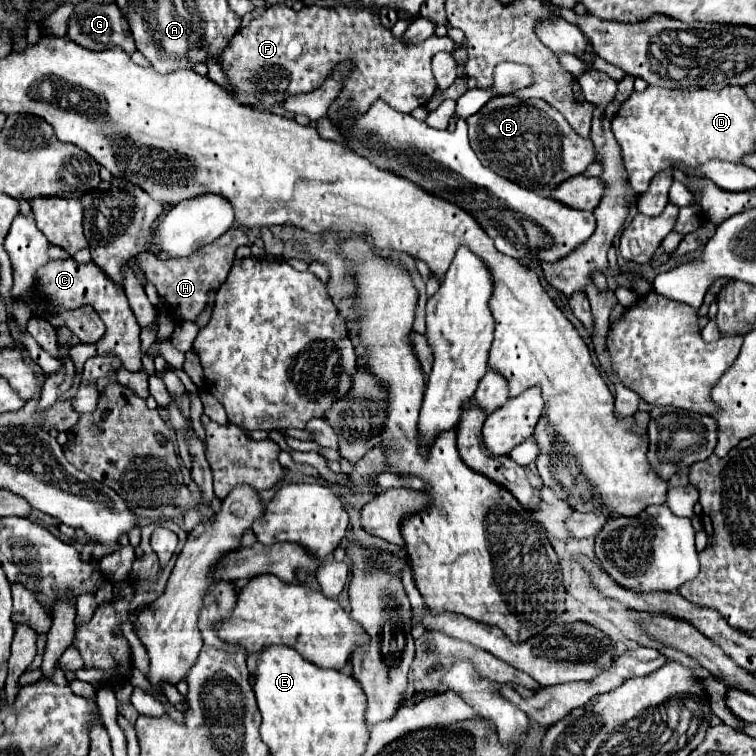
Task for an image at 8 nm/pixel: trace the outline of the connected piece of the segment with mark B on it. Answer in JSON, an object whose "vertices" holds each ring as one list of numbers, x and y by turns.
{"vertices":[[500,96,484,104,466,124,470,146,480,162,516,184,528,182,528,186,556,188,564,180,582,174,596,160,594,144,588,138,580,138,568,120,544,100]]}

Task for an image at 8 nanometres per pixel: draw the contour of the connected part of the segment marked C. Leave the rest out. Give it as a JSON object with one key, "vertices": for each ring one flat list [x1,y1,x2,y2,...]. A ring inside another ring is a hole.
{"vertices":[[68,258,68,260,50,260,48,266,42,266,40,274,36,274,36,282,40,282,40,290,44,290,44,298,48,298,48,302,64,306,68,310,80,308,80,298,84,298,84,302,94,306,94,310,100,314,100,318,102,318,106,326,104,338,100,342,96,342,94,347,80,342,70,350,70,360,74,362,75,372,80,377,86,358,98,354,114,354,120,358,126,369,133,372,140,372,142,370,140,326,136,324,132,308,128,306,124,288,116,286,110,278,106,278,98,266,94,266,92,262,90,264,78,264,74,258]]}

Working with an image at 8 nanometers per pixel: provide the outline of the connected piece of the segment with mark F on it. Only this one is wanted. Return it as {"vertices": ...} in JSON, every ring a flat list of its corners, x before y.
{"vertices":[[274,4,268,6,262,16,240,28,224,50,222,64,234,86,234,96,252,108,268,110,280,106,290,94,320,88,324,78,328,78,340,62,352,62,352,74,348,74,344,90,340,90,334,100,334,122,340,126,340,110,366,114,368,106,376,100,384,100,398,112,412,112,418,106,426,106,438,90,430,60,436,52,452,52,454,48,452,38,440,38,436,34,418,44,404,42,404,38,396,38,382,26,376,10,364,10,356,4,332,8,310,4,300,12]]}

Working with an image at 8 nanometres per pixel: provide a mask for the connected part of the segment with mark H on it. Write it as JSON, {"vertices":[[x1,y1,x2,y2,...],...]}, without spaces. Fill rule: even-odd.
{"vertices":[[236,226,228,230,226,234,222,234,220,238,216,238,212,244,202,246,200,250,196,250,196,254,190,254,188,258,162,260,156,254,138,254,136,262,142,274,146,276,146,280,154,284,158,296,164,298,164,302,168,304,172,320,174,322,186,322,186,320,196,322,200,312,208,306,208,292,218,290,224,284,230,272,230,266,234,262,236,250,246,244,248,244,246,230]]}

